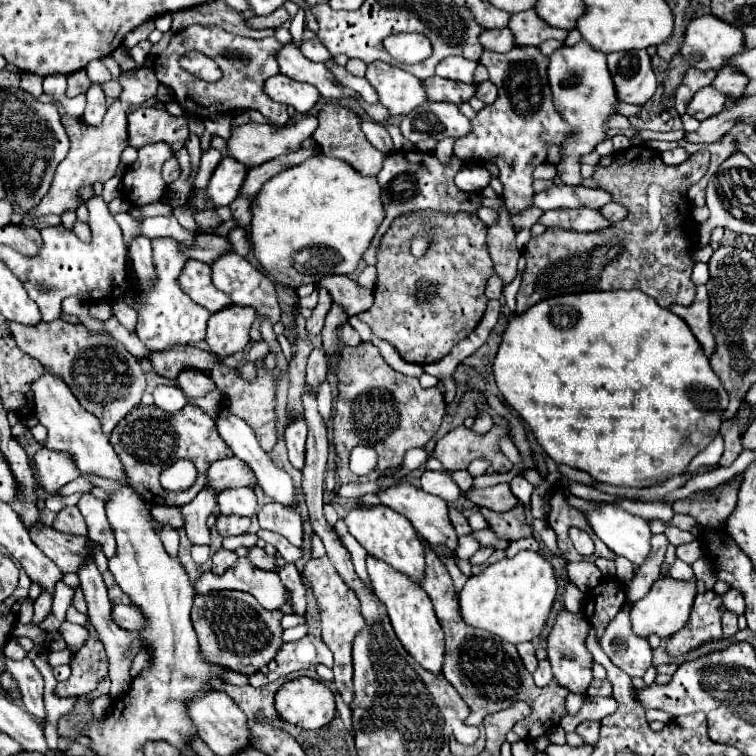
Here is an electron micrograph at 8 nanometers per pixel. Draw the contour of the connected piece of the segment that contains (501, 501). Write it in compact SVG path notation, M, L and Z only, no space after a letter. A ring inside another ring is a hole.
M507 483L487 487L487 489L469 489L467 499L477 507L487 507L497 513L505 513L507 509L513 509L519 503Z

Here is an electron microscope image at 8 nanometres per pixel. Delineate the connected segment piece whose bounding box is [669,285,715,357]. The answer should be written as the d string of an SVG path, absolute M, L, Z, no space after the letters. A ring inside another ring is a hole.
M705 285L697 287L697 297L695 297L695 301L689 307L671 305L669 309L675 315L679 315L689 325L689 329L693 331L693 335L701 343L705 355L711 357L715 353L715 335L711 333L711 315L709 315L707 287Z

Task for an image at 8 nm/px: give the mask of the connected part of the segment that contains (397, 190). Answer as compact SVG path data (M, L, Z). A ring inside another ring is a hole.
M409 151L409 153L391 153L385 159L383 169L379 171L377 179L379 185L383 189L383 203L385 203L385 211L387 217L381 223L381 227L377 229L377 235L371 243L371 247L367 249L367 253L363 255L363 261L367 265L375 265L377 257L375 251L383 239L383 235L387 233L387 229L391 227L393 219L405 215L405 213L419 213L419 211L437 211L437 213L475 213L481 207L481 199L483 195L479 193L465 193L461 189L455 187L453 177L457 175L457 171L463 167L465 163L461 159L457 159L455 155L451 157L449 165L443 165L433 153L421 153L421 151Z

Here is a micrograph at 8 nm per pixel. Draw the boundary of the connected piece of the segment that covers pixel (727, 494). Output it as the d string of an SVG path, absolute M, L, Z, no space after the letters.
M735 477L731 481L725 481L721 487L707 491L703 497L675 501L673 511L693 515L701 527L721 529L721 525L725 525L727 517L737 505L737 493L739 493L741 483L743 479Z

